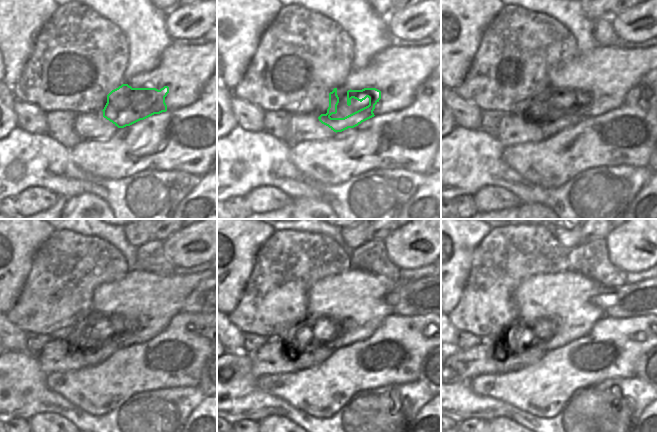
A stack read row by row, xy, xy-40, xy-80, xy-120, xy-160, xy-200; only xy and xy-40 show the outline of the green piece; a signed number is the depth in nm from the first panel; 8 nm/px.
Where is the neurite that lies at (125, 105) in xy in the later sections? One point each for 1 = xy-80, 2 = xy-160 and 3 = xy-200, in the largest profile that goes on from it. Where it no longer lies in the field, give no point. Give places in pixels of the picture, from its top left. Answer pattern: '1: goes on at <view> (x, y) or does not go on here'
1: goes on at xy-80 (550, 128)
2: goes on at xy-160 (313, 356)
3: goes on at xy-200 (522, 359)

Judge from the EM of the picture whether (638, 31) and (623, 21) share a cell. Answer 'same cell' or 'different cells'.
same cell

